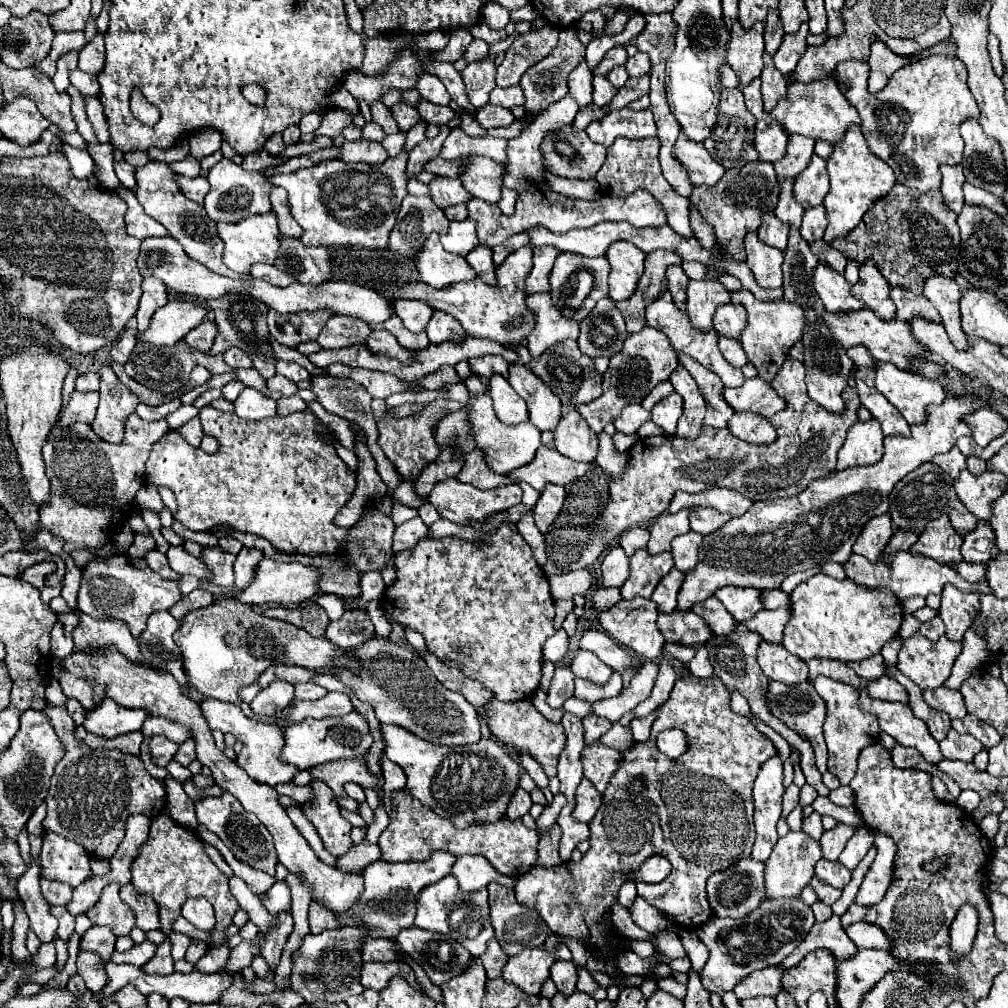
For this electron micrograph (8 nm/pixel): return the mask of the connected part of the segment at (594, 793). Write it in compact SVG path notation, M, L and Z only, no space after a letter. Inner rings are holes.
M582 778L576 796L574 796L574 818L578 822L590 822L594 818L594 814L600 808L600 792L594 788L594 784L588 778Z

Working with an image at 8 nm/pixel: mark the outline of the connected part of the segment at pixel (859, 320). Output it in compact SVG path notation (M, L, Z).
M862 308L858 312L850 312L850 316L834 316L832 312L824 312L822 316L824 324L830 328L830 334L844 346L856 346L862 344L868 348L868 352L876 358L876 360L884 360L884 362L892 362L898 368L906 370L910 360L908 358L918 358L924 354L924 346L918 344L914 340L914 336L910 334L910 328L906 322L902 320L878 320L878 316L874 316L874 312L870 312L868 308Z

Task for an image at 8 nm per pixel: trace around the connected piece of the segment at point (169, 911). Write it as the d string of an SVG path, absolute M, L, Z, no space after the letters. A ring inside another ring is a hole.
M164 814L156 816L150 826L148 842L140 846L138 856L132 860L130 872L132 872L132 886L136 888L136 892L152 896L154 902L158 904L160 930L166 936L174 932L172 926L180 916L182 904L190 896L204 896L216 910L216 924L212 932L208 932L212 938L210 948L220 948L228 940L226 930L228 926L232 926L232 918L240 910L240 906L228 888L228 878L214 866L214 862L208 860L204 844L194 832L182 828L170 816Z

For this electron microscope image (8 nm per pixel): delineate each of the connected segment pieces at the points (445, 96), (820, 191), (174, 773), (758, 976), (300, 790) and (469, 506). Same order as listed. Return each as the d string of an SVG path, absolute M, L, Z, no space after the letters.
M420 74L418 80L416 80L414 90L418 90L422 98L426 98L426 100L430 100L434 104L448 104L450 102L450 94L446 92L444 84L436 76Z
M812 154L808 168L794 178L794 198L808 210L820 206L826 194L828 194L826 160Z
M174 760L166 766L166 770L168 770L168 774L170 774L174 780L178 780L178 782L188 782L188 780L192 778L190 770L184 768L184 766L180 766L180 764L176 764Z
M770 966L746 976L746 980L734 986L734 994L738 1000L754 998L754 996L778 996L782 992L782 972L780 966Z
M292 782L278 784L274 787L279 795L286 795L293 798L299 804L307 802L314 797L310 786L296 786Z
M448 478L442 482L436 482L428 502L438 508L442 518L456 522L456 524L468 524L470 520L484 520L492 512L502 512L512 508L522 500L522 490L518 484L508 484L508 486L498 486L494 490L478 490L472 484L462 484L458 478Z

